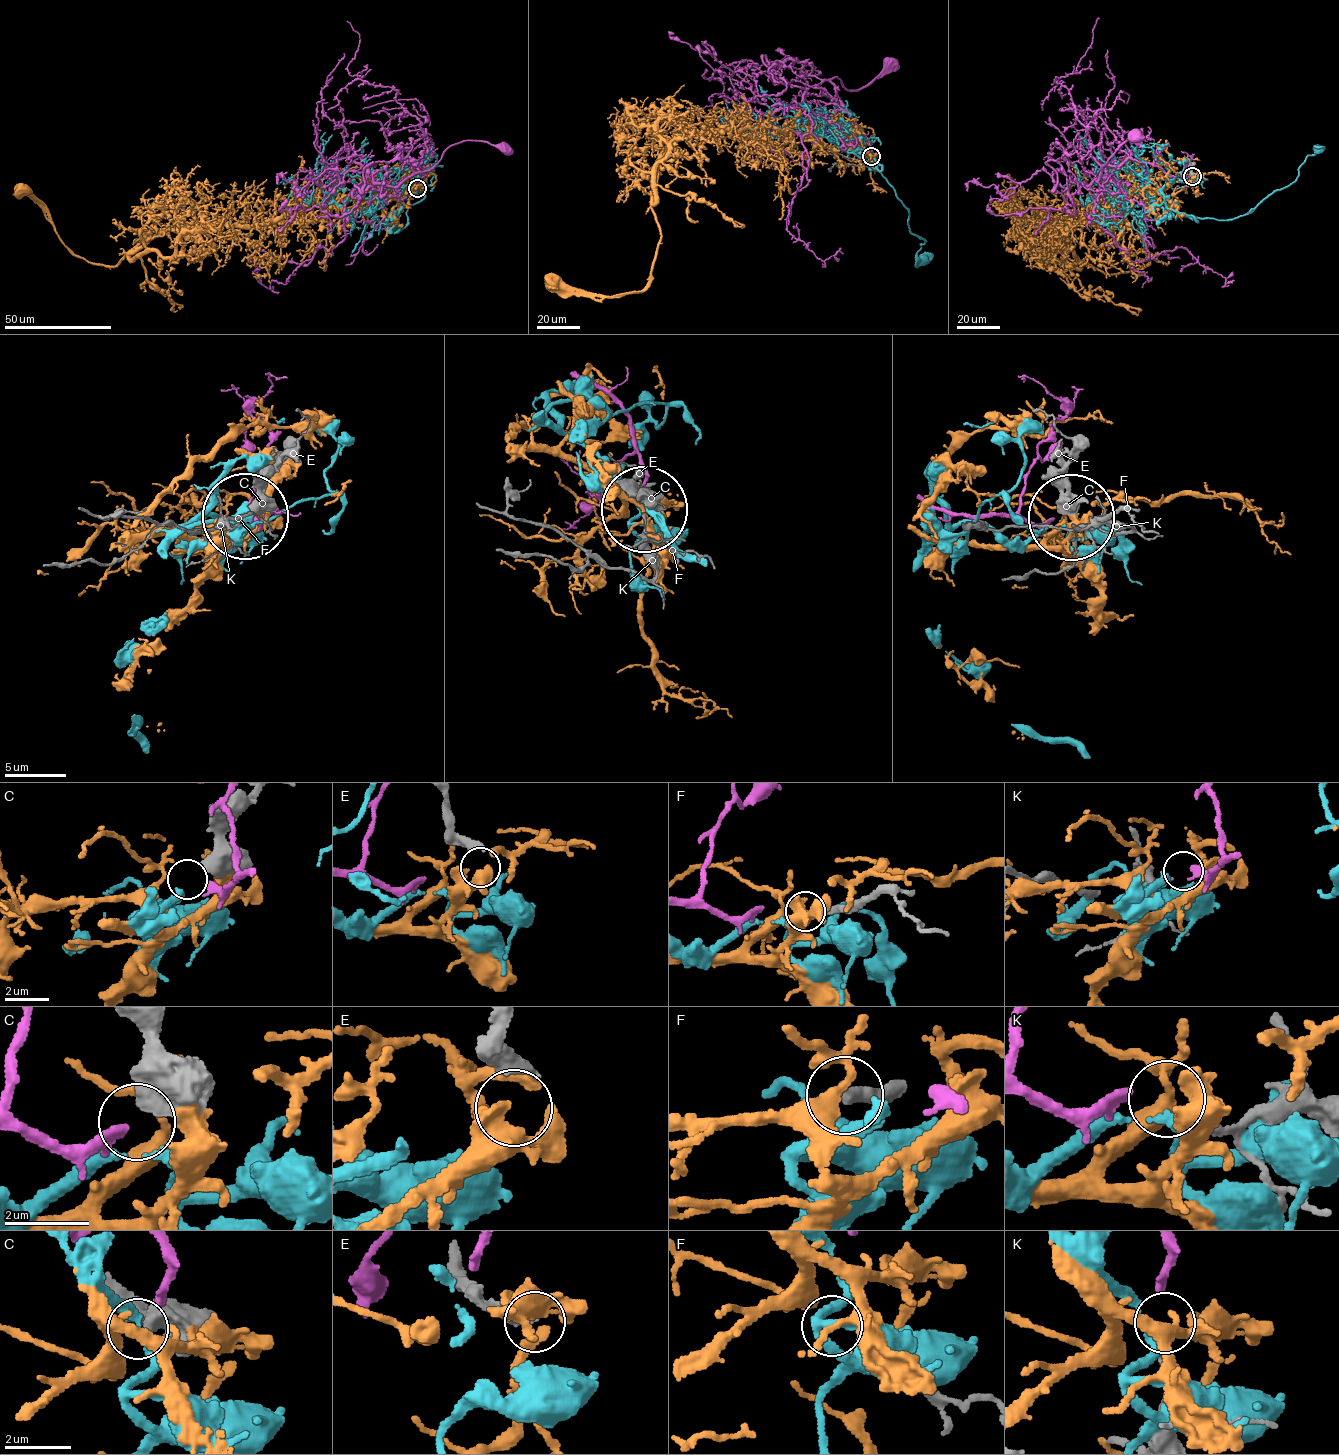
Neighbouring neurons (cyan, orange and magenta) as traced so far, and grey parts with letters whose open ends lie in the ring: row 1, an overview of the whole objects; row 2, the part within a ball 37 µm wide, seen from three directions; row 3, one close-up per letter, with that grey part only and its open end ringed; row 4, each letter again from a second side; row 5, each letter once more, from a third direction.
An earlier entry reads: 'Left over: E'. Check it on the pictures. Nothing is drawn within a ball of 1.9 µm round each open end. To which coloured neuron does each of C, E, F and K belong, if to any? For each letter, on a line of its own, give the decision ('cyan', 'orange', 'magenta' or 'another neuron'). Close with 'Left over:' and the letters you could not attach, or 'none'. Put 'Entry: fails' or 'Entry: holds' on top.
Entry: holds
C: cyan
E: another neuron
F: orange
K: magenta
Left over: E

